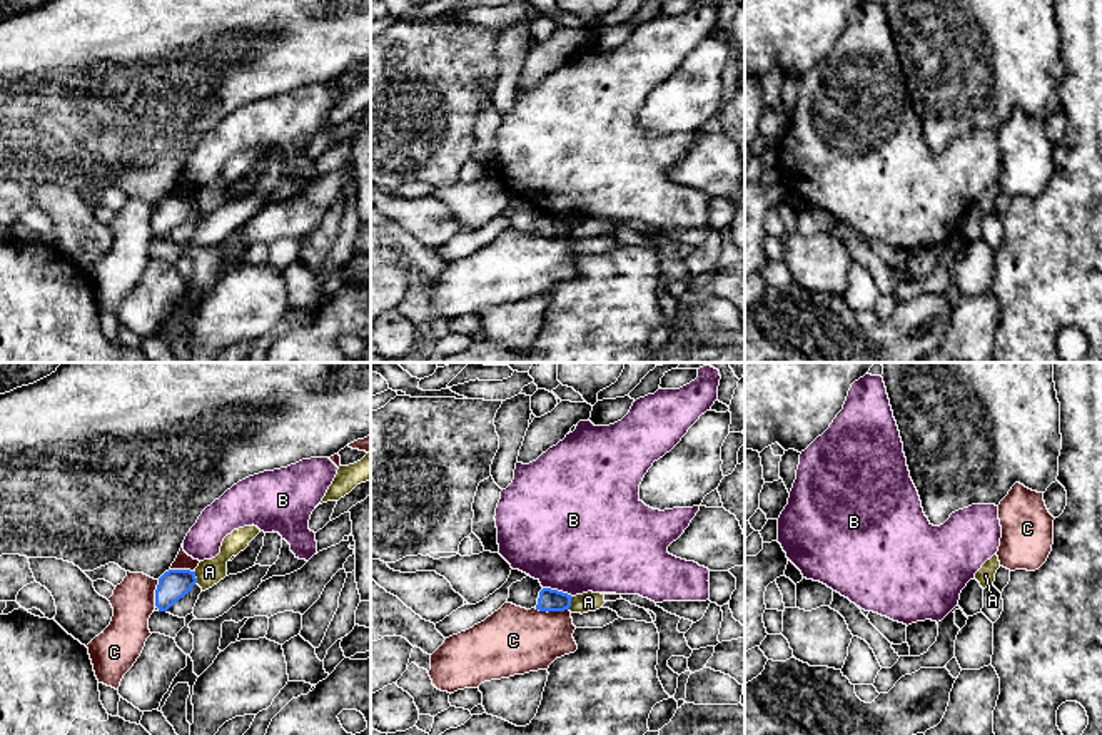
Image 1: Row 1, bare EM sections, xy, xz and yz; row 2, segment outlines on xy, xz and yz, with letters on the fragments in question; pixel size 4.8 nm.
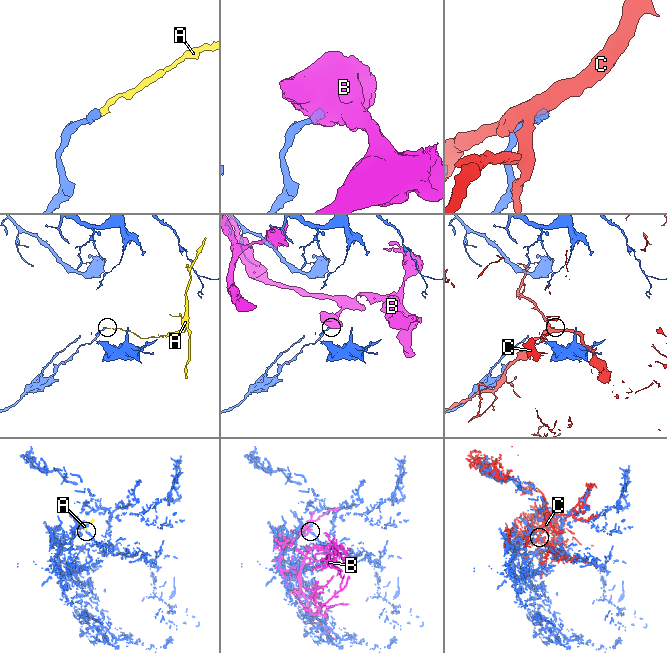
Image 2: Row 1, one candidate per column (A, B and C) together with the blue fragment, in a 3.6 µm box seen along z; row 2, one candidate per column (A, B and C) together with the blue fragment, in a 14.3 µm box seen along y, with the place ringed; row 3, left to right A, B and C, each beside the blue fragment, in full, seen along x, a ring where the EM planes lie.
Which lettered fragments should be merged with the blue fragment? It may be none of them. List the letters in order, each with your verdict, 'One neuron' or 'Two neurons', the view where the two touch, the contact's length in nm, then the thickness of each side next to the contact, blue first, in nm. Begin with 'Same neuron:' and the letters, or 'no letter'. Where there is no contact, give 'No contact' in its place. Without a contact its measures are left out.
Same neuron: no letter
A: Two neurons. Touches blue in xz. Shared border 70 nm. Thickness 110 nm (blue) against 100 nm
B: Two neurons. Touches blue in xz. Shared border 150 nm. Thickness 110 nm (blue) against 500 nm
C: Two neurons. Touches blue in xz. Shared border 170 nm. Thickness 110 nm (blue) against 320 nm

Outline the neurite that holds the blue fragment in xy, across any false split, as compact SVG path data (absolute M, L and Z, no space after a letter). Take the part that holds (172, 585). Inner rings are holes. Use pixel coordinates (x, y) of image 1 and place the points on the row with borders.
M169 570L159 578L155 590L155 606L167 611L174 603L184 598L197 583L195 571Z

